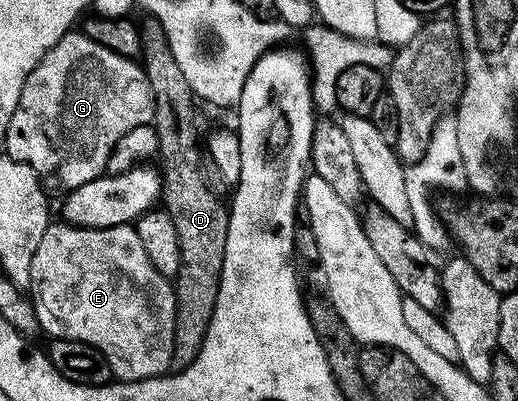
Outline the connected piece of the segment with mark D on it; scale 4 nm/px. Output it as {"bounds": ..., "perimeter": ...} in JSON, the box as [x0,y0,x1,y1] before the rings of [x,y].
{"bounds":[140,21,228,365],"perimeter":[[[155,21],[148,23],[147,27],[142,27],[140,31],[141,58],[146,59],[146,80],[150,82],[154,94],[155,112],[152,125],[158,131],[160,159],[163,159],[166,165],[166,171],[164,169],[161,172],[160,199],[176,225],[176,237],[180,241],[182,254],[182,264],[178,267],[174,283],[174,295],[178,298],[174,322],[174,357],[179,364],[186,365],[201,349],[206,340],[208,325],[212,321],[222,276],[228,207],[210,192],[210,187],[202,176],[201,163],[202,157],[204,161],[204,155],[202,151],[198,152],[200,137],[198,141],[198,119],[194,116],[195,95],[184,81],[180,65],[169,51],[162,27]]]}

